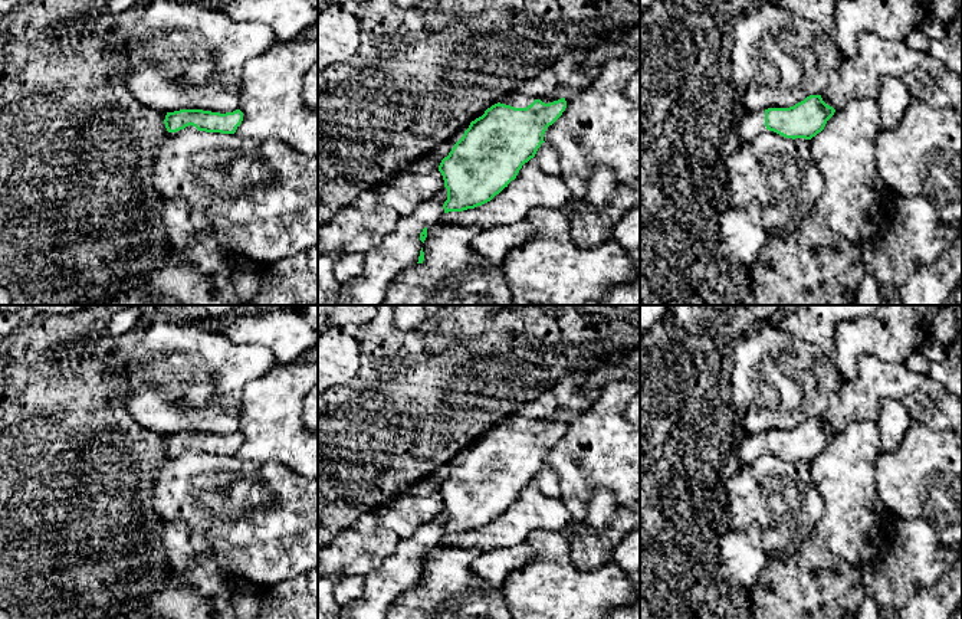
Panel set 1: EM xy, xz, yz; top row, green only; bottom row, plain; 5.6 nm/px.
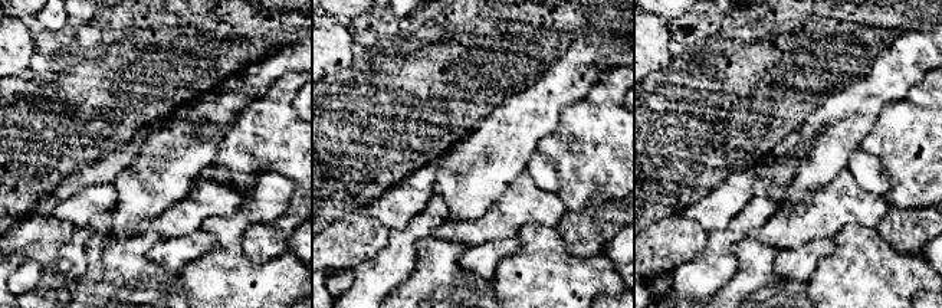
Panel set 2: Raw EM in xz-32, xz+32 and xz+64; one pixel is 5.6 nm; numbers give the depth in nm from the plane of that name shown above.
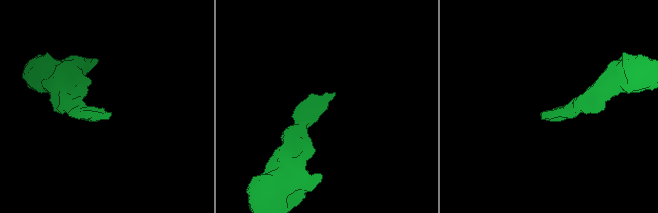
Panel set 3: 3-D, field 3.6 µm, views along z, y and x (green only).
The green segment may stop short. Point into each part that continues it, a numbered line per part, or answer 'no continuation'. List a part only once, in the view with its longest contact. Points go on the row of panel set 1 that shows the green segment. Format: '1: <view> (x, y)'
1: xz (565, 74)

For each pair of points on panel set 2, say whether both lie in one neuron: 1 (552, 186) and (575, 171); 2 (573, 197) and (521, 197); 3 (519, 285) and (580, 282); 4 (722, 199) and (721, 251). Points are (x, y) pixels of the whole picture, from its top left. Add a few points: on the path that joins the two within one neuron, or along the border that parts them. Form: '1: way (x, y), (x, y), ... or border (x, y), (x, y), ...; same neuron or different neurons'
1: border (541, 153), (554, 164), (558, 193); different neurons
2: border (557, 195), (568, 209); different neurons
3: way (534, 285), (565, 285); same neuron
4: border (745, 206), (725, 228), (709, 232); different neurons

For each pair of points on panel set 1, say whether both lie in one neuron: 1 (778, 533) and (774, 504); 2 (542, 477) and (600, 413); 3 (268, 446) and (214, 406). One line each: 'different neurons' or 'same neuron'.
1: same neuron
2: different neurons
3: different neurons

